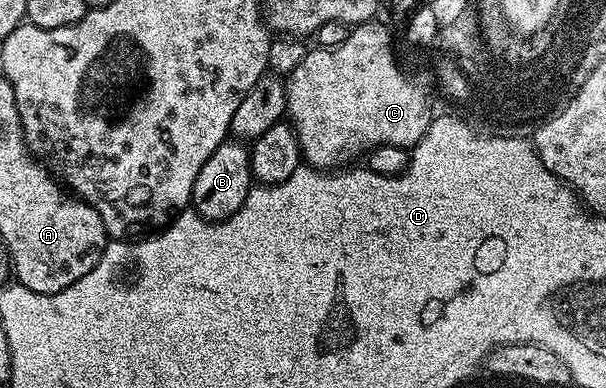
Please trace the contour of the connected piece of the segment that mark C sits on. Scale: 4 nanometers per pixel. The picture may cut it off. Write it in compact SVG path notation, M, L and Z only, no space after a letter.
M380 20L364 21L362 25L355 25L350 28L347 39L343 39L343 43L339 43L339 47L334 49L322 49L313 47L305 54L305 58L293 70L287 74L285 81L285 94L287 95L287 105L285 112L288 120L291 122L295 135L301 144L301 156L306 166L322 171L333 171L338 167L348 166L357 156L364 154L370 149L379 147L380 145L394 145L395 147L403 147L412 150L414 145L419 143L419 139L423 139L423 135L427 131L427 127L433 122L434 110L429 110L429 101L425 98L425 93L413 81L405 78L406 74L399 67L393 66L393 61L389 61L389 37L391 29L385 25L380 25Z

